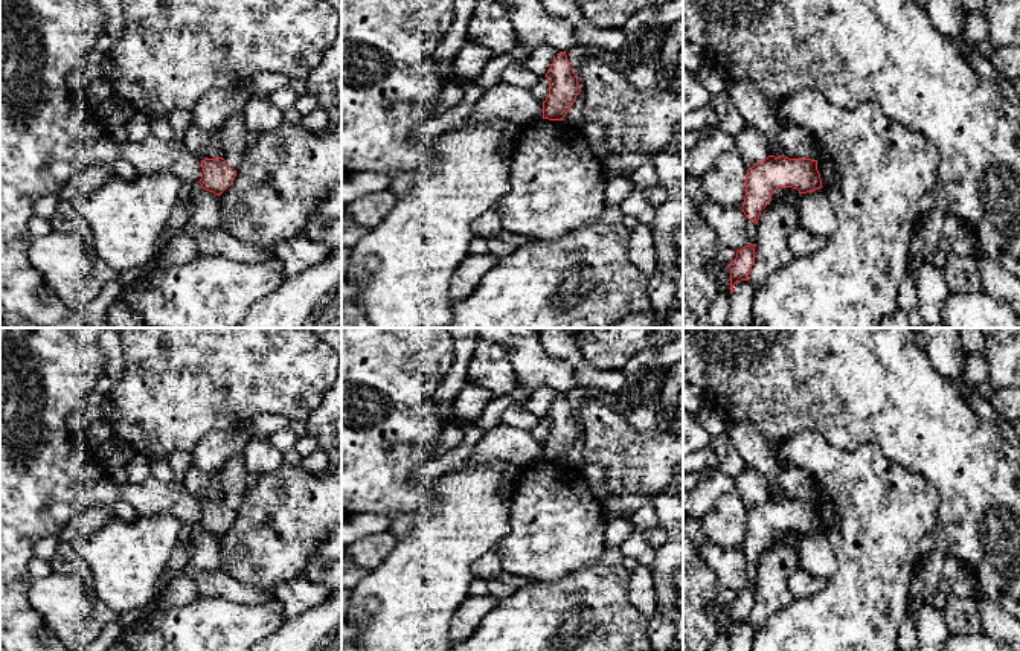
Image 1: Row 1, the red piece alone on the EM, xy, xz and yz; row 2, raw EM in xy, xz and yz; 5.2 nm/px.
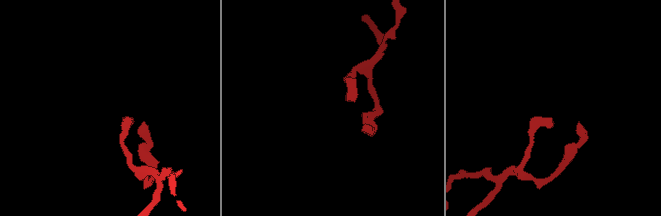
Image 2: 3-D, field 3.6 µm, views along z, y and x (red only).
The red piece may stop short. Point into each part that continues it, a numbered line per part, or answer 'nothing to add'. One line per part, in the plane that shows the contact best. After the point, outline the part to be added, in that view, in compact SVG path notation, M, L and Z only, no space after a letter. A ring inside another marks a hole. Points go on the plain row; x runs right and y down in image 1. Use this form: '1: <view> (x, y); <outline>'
nothing to add

